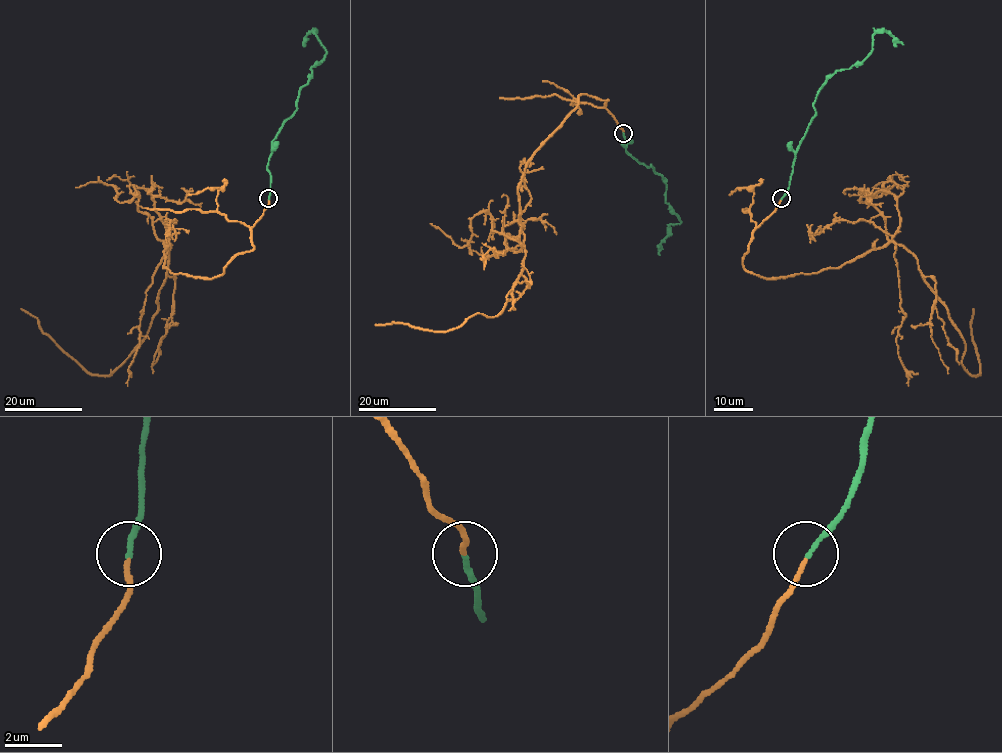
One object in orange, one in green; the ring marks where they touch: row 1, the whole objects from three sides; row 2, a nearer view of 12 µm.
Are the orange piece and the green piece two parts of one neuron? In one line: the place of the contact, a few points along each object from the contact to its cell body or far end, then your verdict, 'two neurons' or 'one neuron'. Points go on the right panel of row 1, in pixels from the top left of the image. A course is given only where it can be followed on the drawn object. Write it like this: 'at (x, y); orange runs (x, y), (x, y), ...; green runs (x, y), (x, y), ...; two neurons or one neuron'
at (781, 198); orange runs (781, 199), (753, 233), (748, 271), (815, 273), (903, 245), (966, 347), (962, 364), (977, 375), (973, 309); green runs (781, 198), (815, 113), (817, 91), (828, 78), (858, 65), (876, 33), (886, 31), (903, 44); one neuron

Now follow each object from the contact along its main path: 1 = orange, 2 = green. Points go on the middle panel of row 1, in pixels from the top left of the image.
1: (623, 132), (608, 100), (582, 93), (535, 153), (518, 192), (524, 267), (500, 312), (444, 331), (375, 324)
2: (623, 132), (622, 144), (627, 151), (651, 165), (665, 179), (665, 201), (680, 220), (669, 227), (660, 255)

